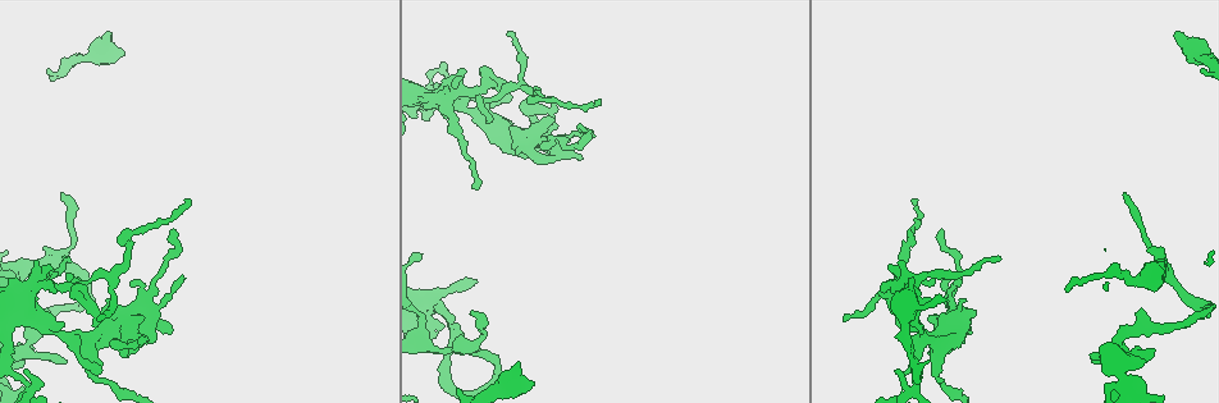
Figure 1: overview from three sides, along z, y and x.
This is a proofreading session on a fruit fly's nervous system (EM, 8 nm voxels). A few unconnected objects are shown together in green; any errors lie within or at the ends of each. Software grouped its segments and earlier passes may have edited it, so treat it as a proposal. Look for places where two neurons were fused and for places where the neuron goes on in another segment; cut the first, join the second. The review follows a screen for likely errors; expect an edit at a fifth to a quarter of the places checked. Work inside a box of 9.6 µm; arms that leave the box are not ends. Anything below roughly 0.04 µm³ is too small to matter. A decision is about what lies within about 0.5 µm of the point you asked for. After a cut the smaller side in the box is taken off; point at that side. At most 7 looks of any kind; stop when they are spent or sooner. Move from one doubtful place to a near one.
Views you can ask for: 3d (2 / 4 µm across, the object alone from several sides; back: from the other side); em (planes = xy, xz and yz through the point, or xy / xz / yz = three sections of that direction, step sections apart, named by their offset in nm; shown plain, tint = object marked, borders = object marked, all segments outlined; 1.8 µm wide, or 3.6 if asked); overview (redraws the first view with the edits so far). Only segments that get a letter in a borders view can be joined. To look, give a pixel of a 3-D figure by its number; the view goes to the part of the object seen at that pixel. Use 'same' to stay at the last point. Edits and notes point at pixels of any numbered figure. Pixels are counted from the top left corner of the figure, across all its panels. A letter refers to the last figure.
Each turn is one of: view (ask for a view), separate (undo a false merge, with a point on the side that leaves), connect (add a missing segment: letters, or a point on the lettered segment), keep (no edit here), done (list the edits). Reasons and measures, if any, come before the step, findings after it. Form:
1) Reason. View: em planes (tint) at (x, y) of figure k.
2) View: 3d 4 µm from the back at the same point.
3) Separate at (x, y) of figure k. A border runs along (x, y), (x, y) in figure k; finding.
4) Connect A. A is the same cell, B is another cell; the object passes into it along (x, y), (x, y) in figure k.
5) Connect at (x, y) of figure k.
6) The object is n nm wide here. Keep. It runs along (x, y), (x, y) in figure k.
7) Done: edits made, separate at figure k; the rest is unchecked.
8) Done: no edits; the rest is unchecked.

Touches itself. View: 3d 2 µm at (951, 301) of figure 1.

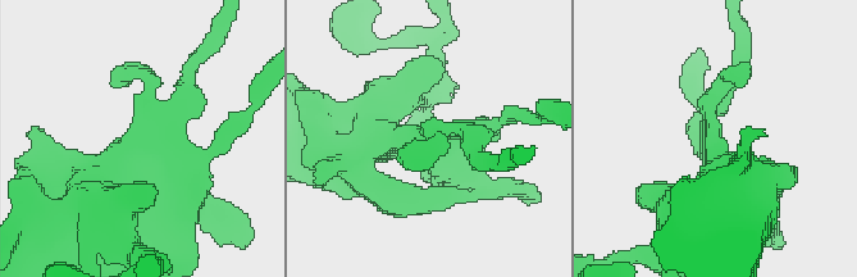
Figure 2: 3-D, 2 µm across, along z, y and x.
Now the EM. View: em planes (borders) at (454, 127) of figure 2.

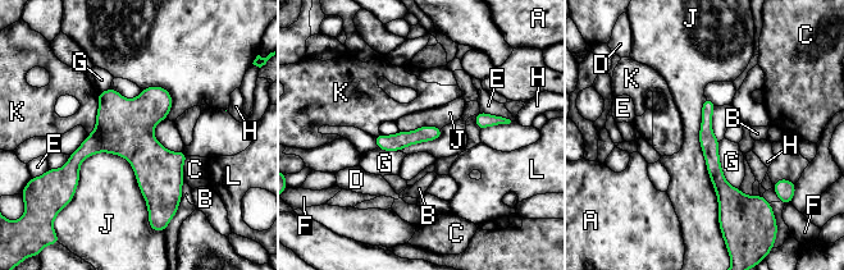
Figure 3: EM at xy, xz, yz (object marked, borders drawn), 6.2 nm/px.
The object is 100 nm wide here; the longest contact is with J, 600 nm. Keep. A, B, C, D, E, F, G, H, J, K and L are other cells; all the same neuron.

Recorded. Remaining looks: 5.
Branch stops here. View: 3d 4 µm at (891, 268) of figure 1.

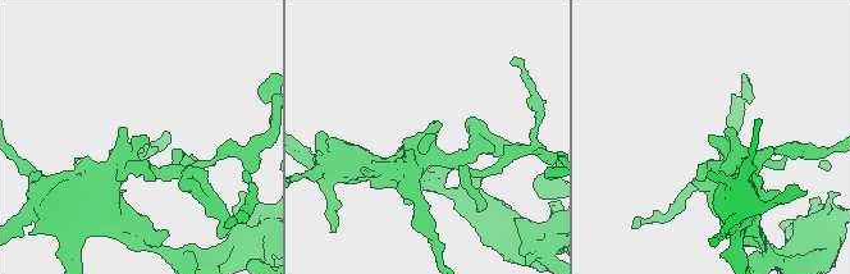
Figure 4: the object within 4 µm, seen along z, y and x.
The arms are 180, 300 nm wide; need the tissue. View: em yz step 8 (tint) at (436, 136) of figure 4.

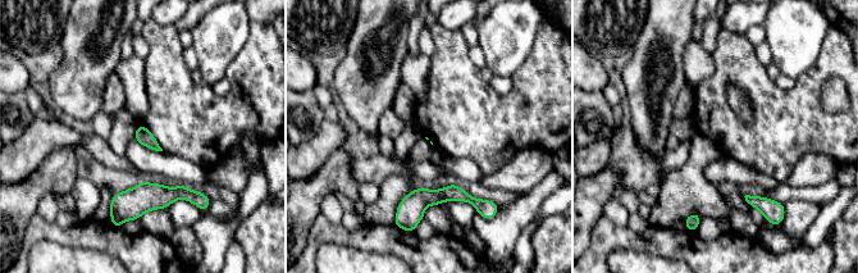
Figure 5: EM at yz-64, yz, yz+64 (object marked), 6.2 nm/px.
Another direction. View: em planes (borders) at the same point.

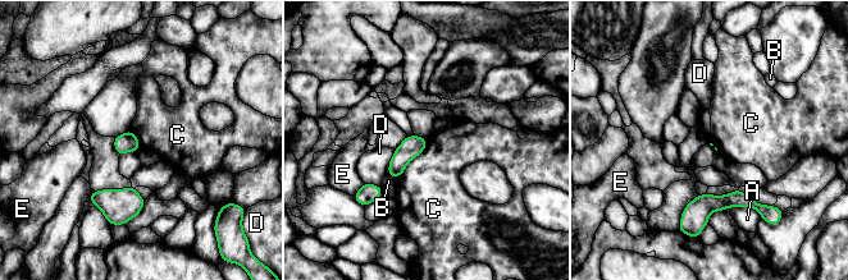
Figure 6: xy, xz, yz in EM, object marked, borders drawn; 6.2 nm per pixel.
Keep. A, B, C, D and E are other cells; a border runs along (428, 140), (396, 180) in figure 6; none of them fits.

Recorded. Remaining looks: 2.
An open end. View: em xz step 4 (tint) at (42, 248) of figure 1.

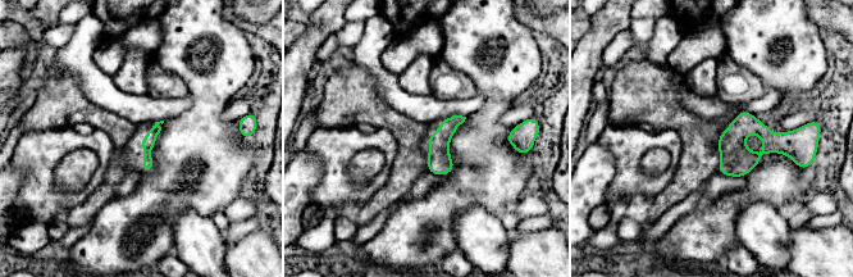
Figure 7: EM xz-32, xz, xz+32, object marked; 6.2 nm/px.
View: em planes (borders) at the same point.

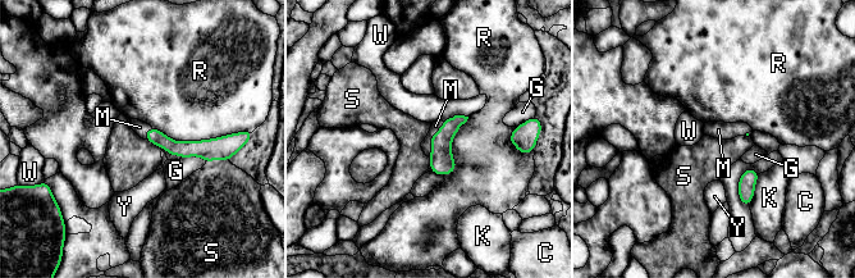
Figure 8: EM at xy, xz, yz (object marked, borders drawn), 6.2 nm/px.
Connect M. M is the same cell, C, G, K, R, S, W and Y are other cells; the object passes into it along (442, 163), (430, 138), (435, 126) in figure 8; it goes on there.

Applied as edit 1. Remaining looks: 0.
Done: edits made, connect at figure 8; the rest is unchecked.

